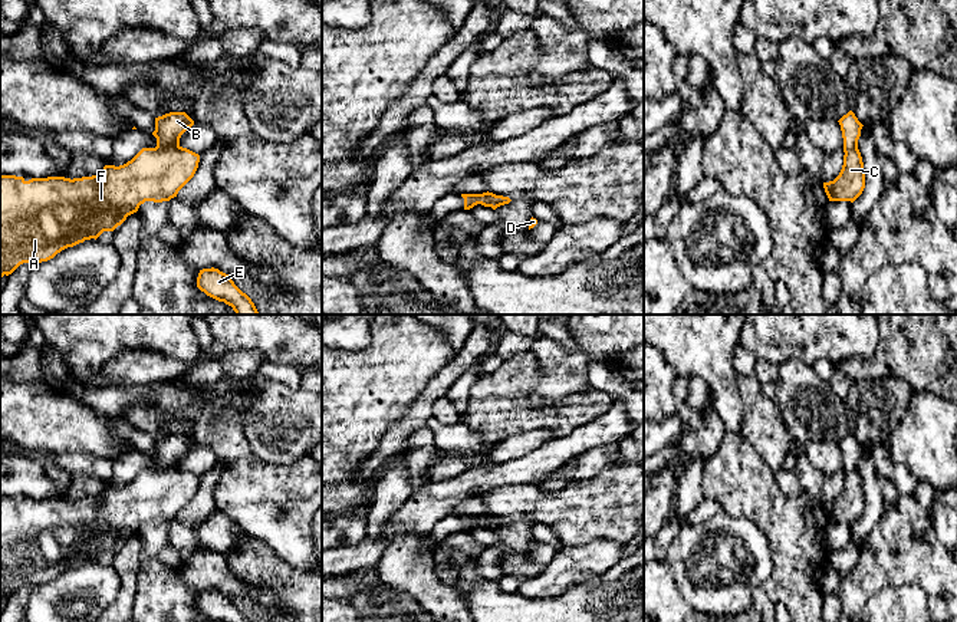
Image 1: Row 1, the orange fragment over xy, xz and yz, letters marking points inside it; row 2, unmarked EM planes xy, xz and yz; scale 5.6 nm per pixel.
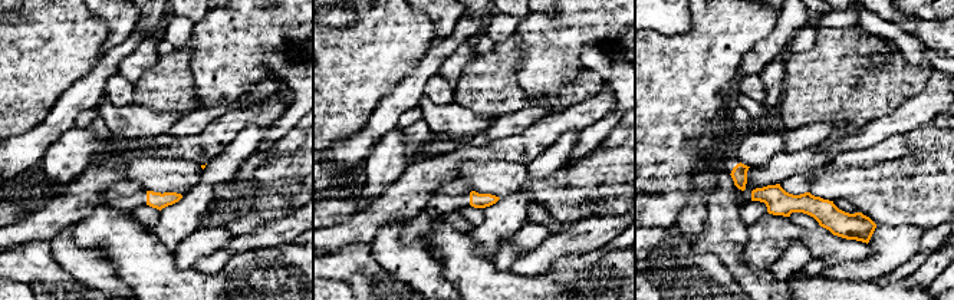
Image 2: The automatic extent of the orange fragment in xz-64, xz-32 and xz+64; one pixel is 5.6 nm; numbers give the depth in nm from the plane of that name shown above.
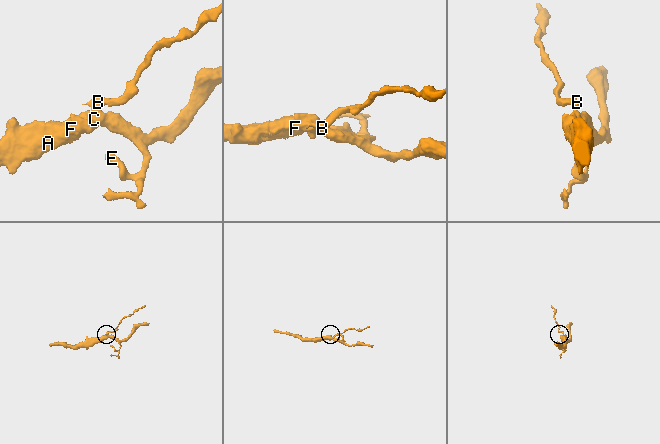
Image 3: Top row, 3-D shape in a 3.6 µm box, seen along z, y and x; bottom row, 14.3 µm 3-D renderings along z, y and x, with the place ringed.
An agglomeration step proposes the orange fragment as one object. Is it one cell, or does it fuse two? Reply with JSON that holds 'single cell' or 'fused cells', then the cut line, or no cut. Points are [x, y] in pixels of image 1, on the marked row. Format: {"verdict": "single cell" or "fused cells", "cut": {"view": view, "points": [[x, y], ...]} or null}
{"verdict": "fused cells", "cut": {"view": "xy", "points": [[178, 145], [155, 147]]}}

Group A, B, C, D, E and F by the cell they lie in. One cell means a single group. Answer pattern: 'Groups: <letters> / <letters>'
Groups: A C D E F / B

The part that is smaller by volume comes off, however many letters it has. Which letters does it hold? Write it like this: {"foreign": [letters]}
{"foreign": ["B"]}

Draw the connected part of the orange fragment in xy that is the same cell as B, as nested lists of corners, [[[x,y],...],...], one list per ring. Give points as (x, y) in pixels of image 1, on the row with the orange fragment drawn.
[[[170,112],[155,118],[157,148],[180,147],[181,135],[194,125],[185,112]]]

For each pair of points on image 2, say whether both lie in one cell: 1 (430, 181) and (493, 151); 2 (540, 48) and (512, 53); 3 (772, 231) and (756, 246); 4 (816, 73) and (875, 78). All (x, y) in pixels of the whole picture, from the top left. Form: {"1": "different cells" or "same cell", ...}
{"1": "same cell", "2": "different cells", "3": "same cell", "4": "same cell"}

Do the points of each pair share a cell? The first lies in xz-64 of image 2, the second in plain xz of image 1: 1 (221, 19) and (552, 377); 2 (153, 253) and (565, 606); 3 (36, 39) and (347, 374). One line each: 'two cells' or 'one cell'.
1: one cell
2: one cell
3: one cell

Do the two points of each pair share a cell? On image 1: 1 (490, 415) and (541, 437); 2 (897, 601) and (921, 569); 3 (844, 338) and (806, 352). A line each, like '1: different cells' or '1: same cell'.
1: different cells
2: different cells
3: same cell

